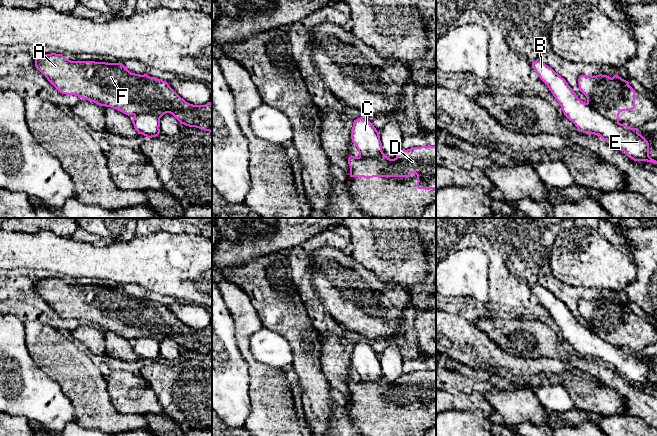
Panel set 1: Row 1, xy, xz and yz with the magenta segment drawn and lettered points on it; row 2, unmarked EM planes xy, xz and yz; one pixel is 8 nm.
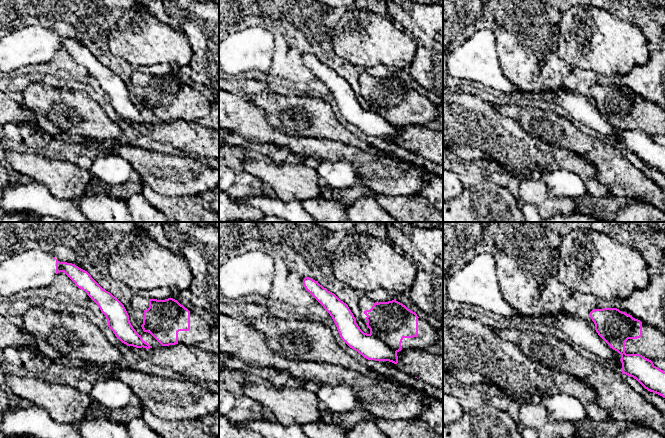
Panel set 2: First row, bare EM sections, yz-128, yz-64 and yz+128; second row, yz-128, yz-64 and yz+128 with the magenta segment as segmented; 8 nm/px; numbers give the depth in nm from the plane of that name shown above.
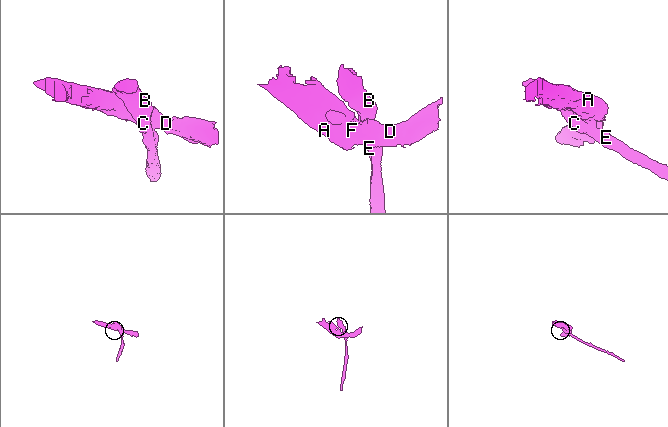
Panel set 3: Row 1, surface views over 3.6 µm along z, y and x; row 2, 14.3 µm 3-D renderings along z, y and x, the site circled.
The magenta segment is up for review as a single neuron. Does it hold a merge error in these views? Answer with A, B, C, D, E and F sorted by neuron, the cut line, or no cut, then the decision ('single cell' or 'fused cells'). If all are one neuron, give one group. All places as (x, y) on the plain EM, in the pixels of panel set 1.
A D F / B C E; cut in yz along (587, 326), (605, 341), (618, 347); fused cells

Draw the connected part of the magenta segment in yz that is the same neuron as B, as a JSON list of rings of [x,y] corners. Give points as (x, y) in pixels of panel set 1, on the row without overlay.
[[[535,285],[532,286],[532,290],[577,354],[599,359],[618,374],[624,375],[634,385],[657,388],[657,385],[649,380],[649,367],[638,357],[638,352],[631,352],[605,342],[588,327],[581,325],[566,304],[545,287]]]

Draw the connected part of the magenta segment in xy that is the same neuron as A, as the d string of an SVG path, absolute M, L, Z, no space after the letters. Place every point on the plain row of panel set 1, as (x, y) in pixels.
M62 278L37 280L36 292L62 318L76 319L100 330L111 331L128 340L172 338L180 348L212 356L212 327L193 329L181 322L166 305L147 298L131 297L122 287L71 285Z

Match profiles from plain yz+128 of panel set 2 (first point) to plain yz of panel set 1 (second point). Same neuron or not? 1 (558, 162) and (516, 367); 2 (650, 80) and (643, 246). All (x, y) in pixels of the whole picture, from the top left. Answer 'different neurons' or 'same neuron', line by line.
1: same neuron
2: same neuron

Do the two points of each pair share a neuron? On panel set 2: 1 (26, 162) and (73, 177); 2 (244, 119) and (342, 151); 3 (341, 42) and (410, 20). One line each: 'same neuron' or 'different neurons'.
1: same neuron
2: same neuron
3: different neurons

